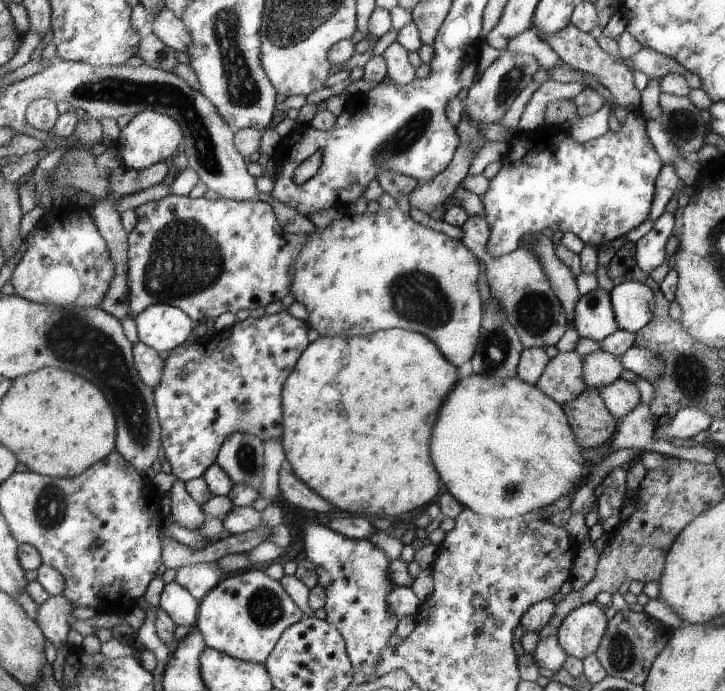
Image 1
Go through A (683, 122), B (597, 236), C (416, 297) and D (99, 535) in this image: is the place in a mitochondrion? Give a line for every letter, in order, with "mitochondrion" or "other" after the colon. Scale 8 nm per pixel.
A: mitochondrion
B: other
C: mitochondrion
D: other

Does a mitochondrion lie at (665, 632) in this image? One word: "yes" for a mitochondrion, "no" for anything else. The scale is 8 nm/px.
no

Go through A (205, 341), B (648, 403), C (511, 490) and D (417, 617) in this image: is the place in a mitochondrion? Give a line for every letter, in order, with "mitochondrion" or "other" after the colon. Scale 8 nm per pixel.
A: other
B: other
C: other
D: other

